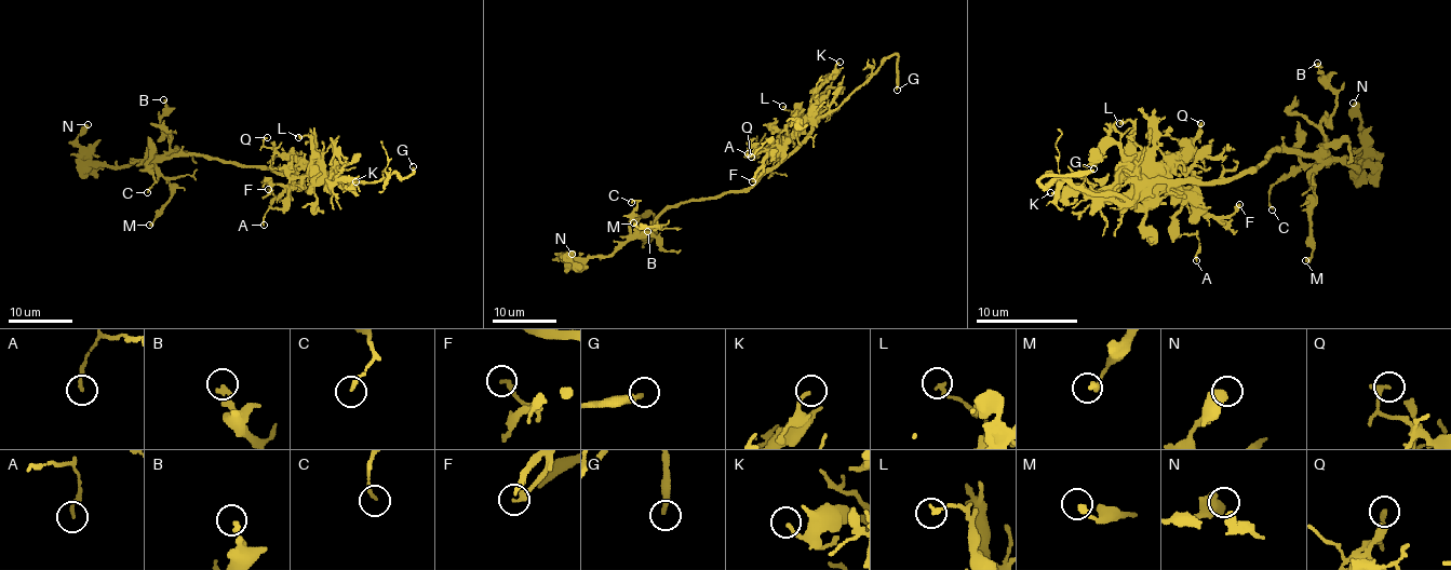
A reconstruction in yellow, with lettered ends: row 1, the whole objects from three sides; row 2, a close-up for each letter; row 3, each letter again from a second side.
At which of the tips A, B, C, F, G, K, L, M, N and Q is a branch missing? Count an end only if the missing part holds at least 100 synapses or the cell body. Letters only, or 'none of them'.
G

